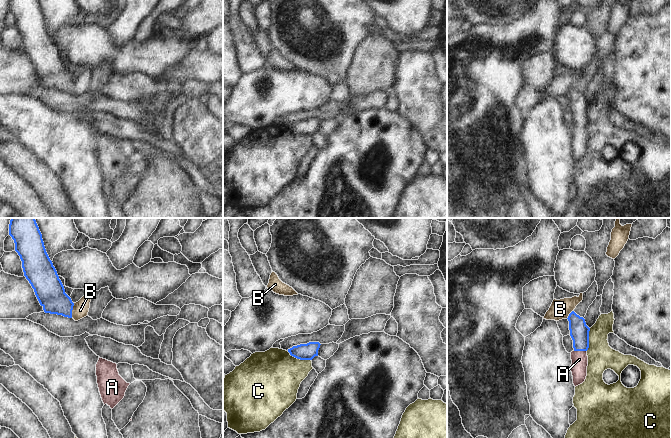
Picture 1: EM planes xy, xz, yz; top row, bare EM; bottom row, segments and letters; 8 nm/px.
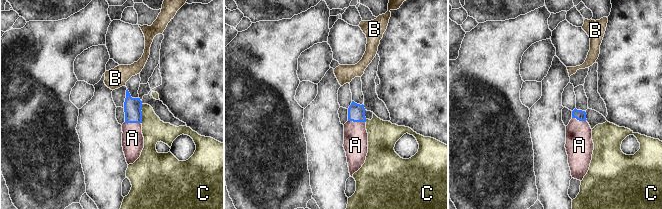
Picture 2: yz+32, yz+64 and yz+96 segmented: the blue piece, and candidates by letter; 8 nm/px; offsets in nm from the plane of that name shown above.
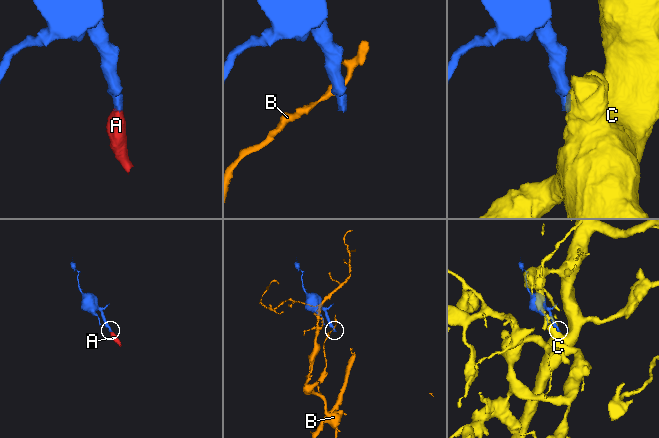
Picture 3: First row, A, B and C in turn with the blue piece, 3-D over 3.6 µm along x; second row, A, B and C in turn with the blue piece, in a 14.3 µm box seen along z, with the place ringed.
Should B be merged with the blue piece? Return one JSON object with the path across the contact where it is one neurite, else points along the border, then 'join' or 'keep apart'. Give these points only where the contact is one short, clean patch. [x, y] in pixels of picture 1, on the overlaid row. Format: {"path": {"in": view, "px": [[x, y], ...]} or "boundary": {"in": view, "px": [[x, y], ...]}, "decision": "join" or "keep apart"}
{"boundary": {"in": "xy", "px": [[74, 303], [71, 317]]}, "decision": "keep apart"}

